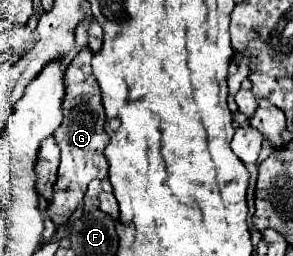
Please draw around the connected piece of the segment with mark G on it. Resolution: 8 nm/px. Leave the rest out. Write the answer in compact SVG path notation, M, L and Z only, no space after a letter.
M80 51L66 69L66 99L64 99L64 123L54 131L56 141L62 149L62 159L58 167L58 179L54 183L54 197L48 203L48 217L56 225L68 223L70 215L82 205L82 197L88 189L88 183L92 179L106 179L108 177L108 159L104 155L106 145L110 143L108 133L104 131L104 107L100 97L100 87L94 79L92 67L90 67L92 55L88 51Z

